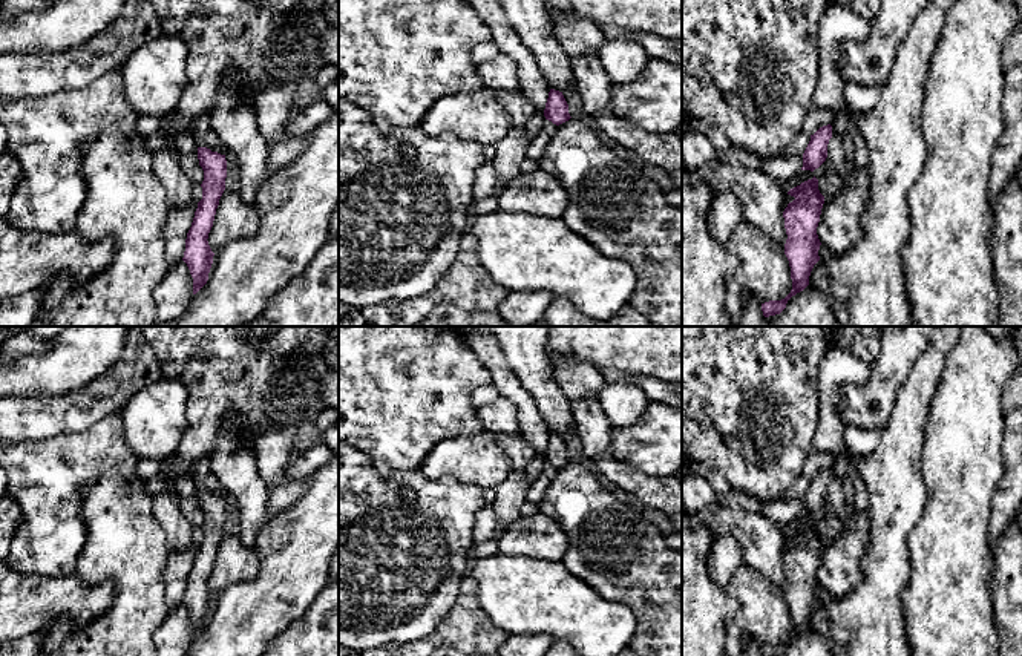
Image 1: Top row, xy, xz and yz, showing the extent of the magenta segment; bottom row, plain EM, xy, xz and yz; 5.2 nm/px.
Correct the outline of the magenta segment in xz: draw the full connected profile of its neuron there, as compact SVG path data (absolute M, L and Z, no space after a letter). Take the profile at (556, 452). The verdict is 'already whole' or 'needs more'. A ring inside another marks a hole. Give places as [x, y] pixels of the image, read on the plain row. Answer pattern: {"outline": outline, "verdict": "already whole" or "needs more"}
{"outline": "M550 432L545 452L544 452L544 460L545 463L552 464L556 469L572 461L568 457L568 448L562 435Z", "verdict": "already whole"}

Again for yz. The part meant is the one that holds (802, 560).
{"outline": "M814 520L791 532L788 538L795 543L783 555L786 587L785 598L791 610L792 633L781 644L762 647L763 656L781 656L788 644L809 628L814 608L820 604L820 582L817 570L820 566L824 540L818 533L818 523Z", "verdict": "already whole"}

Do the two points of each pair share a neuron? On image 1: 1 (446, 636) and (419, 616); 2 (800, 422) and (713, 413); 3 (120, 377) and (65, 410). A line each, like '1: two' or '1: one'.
1: two
2: one
3: one

